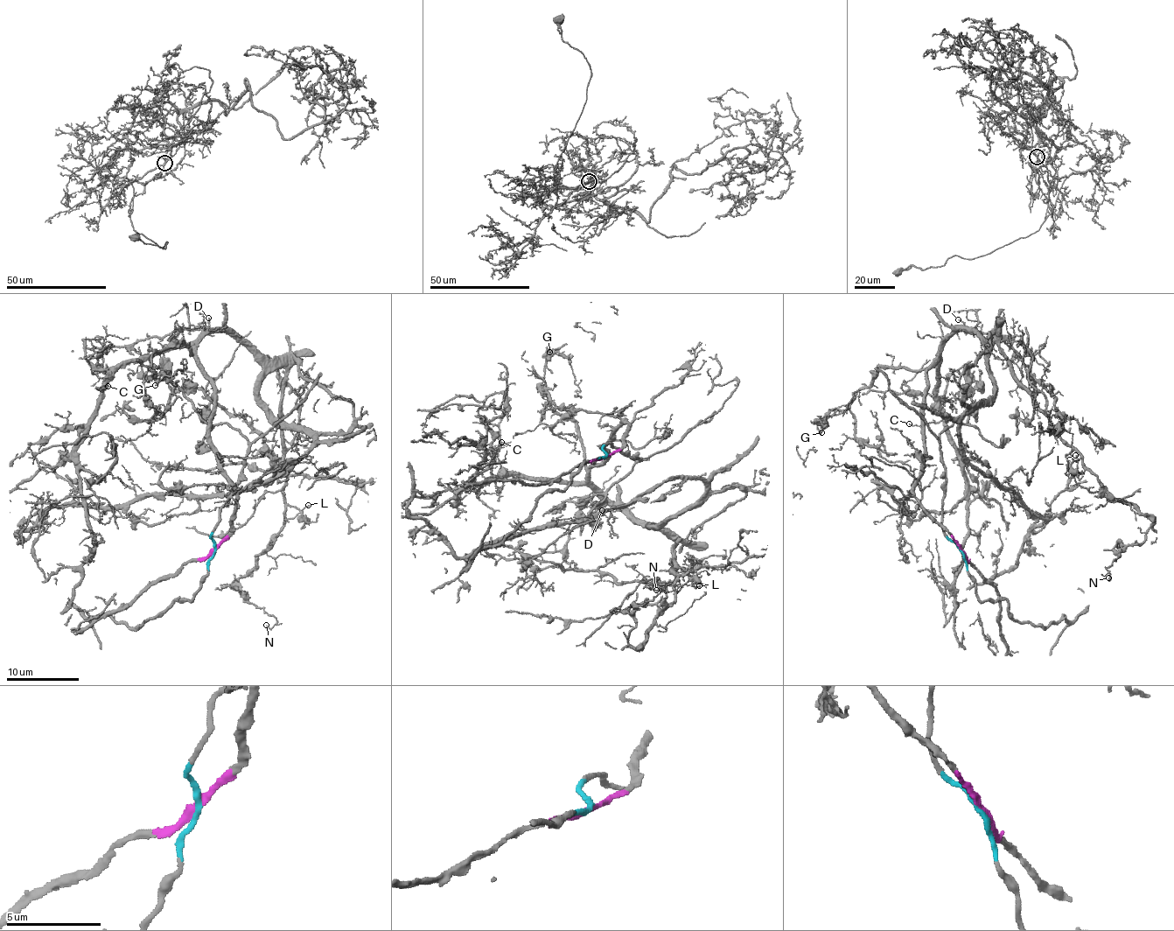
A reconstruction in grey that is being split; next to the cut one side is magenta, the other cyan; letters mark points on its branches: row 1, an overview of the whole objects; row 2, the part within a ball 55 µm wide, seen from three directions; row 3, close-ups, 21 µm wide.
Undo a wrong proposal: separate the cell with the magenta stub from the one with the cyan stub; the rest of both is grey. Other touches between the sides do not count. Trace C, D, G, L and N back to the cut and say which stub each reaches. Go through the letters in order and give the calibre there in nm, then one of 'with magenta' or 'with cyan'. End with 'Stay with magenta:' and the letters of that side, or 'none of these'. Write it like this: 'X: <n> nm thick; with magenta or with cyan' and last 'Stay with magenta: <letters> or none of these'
C: 110 nm thick; with magenta
D: 140 nm thick; with magenta
G: 140 nm thick; with magenta
L: 120 nm thick; with magenta
N: 120 nm thick; with magenta
Stay with magenta: C, D, G, L, N

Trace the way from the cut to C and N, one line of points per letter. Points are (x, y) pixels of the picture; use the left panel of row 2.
C: (214, 550), (236, 502), (210, 439), (214, 381), (198, 355), (167, 347), (130, 360), (95, 388), (108, 386)
N: (214, 550), (236, 502), (196, 353), (213, 332), (286, 370), (285, 524), (238, 579), (276, 619), (267, 625)

